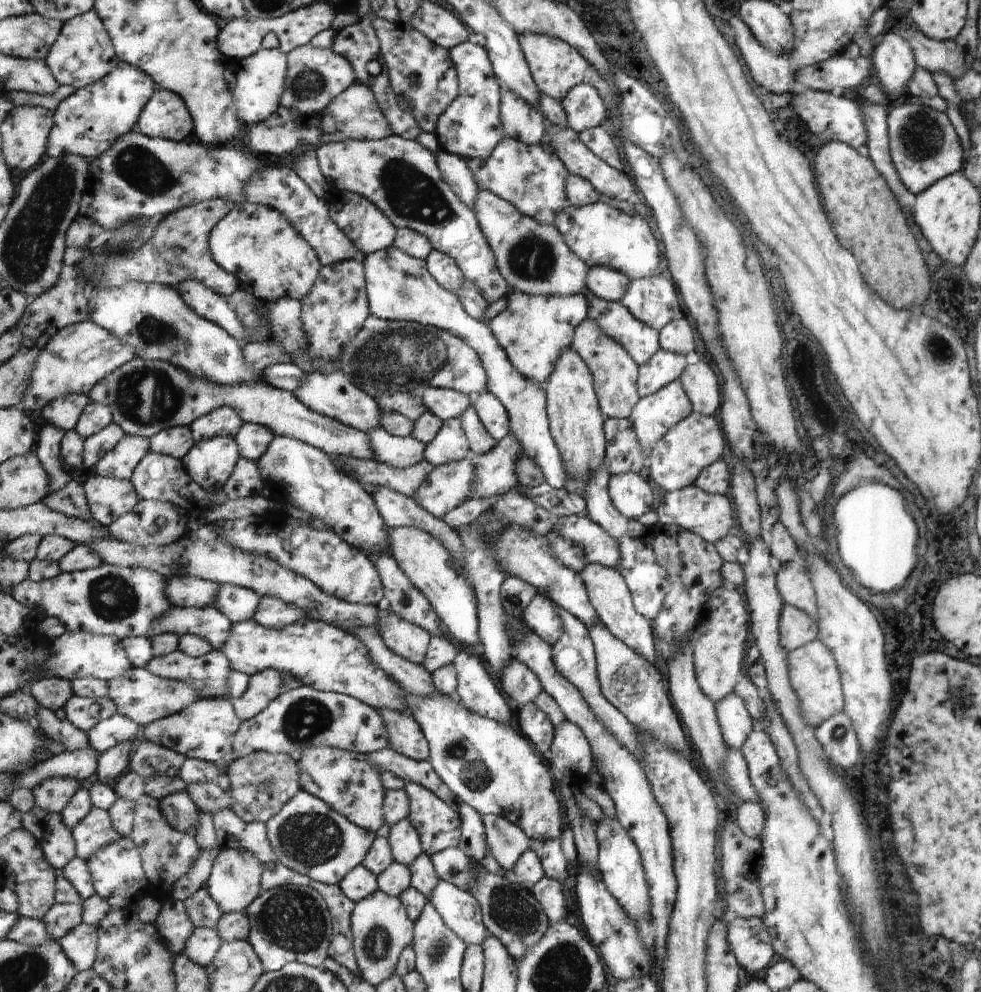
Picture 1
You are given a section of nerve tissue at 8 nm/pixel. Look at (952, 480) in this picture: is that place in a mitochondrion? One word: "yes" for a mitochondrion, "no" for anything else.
no

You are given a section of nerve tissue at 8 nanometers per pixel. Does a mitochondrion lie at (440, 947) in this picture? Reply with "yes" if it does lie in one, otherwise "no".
yes

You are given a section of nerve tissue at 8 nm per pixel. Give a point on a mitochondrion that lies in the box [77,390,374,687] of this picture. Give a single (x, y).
(111, 596)

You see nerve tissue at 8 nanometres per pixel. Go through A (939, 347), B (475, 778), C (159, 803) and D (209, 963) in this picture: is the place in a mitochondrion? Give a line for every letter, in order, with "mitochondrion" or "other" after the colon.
A: mitochondrion
B: mitochondrion
C: other
D: other

